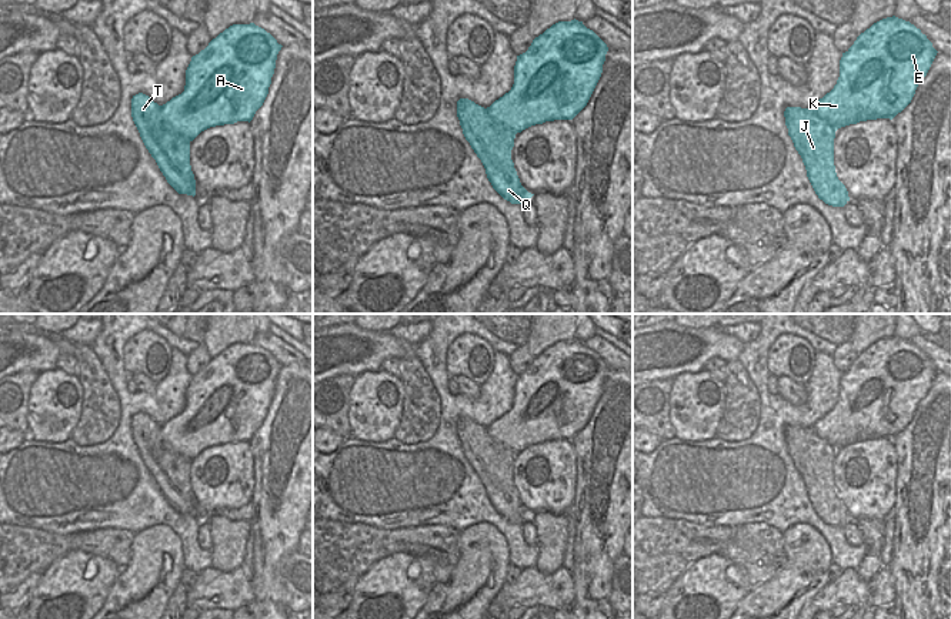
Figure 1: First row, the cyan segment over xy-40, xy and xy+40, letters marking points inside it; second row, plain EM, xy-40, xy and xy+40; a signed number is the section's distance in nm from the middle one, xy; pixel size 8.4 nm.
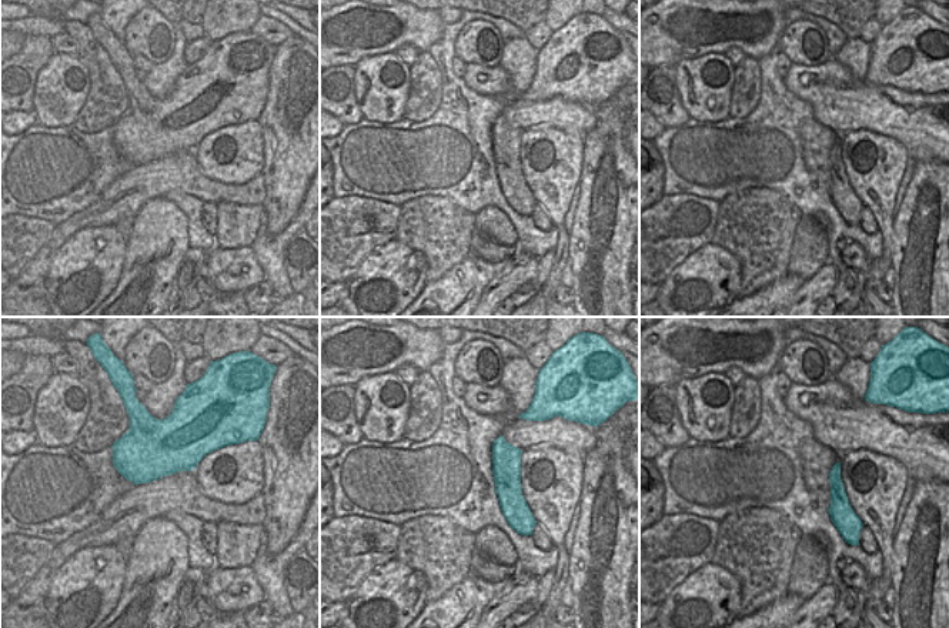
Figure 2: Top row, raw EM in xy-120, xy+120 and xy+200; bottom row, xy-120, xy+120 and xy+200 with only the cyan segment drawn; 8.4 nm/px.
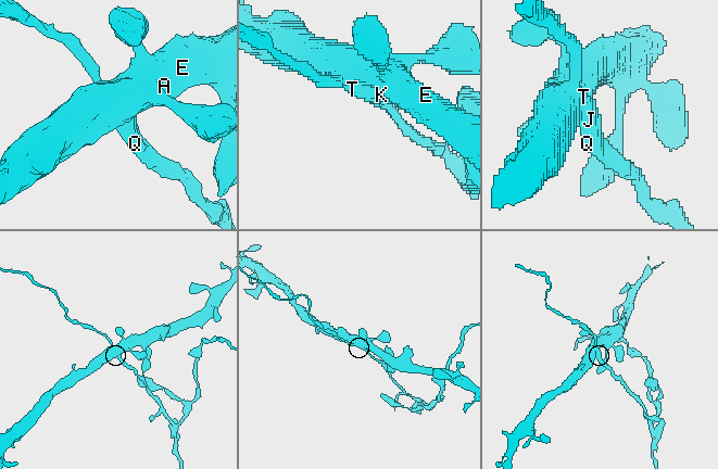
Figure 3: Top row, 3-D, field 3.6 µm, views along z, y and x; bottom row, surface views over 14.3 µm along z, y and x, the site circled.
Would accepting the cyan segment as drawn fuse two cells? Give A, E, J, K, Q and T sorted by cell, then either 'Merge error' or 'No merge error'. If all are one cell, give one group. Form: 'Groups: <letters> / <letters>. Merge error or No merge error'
Groups: A E K / J Q T. Merge error.

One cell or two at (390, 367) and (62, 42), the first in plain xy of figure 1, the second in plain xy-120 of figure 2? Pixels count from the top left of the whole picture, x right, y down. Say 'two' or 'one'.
one

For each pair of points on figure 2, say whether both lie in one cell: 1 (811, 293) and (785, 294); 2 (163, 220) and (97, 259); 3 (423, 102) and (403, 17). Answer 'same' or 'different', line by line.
1: different
2: different
3: different

